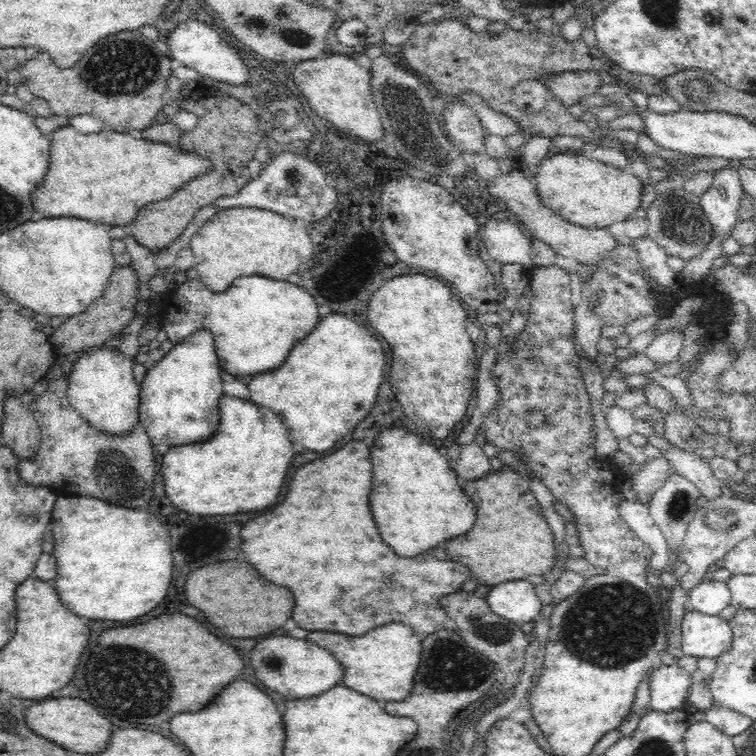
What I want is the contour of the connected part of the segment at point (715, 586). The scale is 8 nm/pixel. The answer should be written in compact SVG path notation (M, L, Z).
M704 580L689 594L693 610L702 614L718 615L731 602L731 593L727 583Z

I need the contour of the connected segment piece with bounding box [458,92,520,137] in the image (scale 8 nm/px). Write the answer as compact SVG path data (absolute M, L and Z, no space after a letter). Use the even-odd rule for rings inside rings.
M462 92L462 96L458 96L458 100L475 110L488 134L505 137L520 131L515 120L508 118L506 114L486 107L486 103L480 99L480 96L469 94L469 92Z

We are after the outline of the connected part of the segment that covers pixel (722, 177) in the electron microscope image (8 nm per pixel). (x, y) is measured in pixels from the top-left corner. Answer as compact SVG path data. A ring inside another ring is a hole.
M726 168L714 175L710 188L700 197L701 207L712 225L712 235L726 235L732 230L737 218L743 187L738 172Z

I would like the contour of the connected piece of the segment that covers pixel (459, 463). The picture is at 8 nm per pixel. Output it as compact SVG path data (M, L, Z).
M475 441L461 445L458 458L449 463L452 469L456 470L456 474L467 481L484 478L484 474L488 474L492 470L489 457Z

